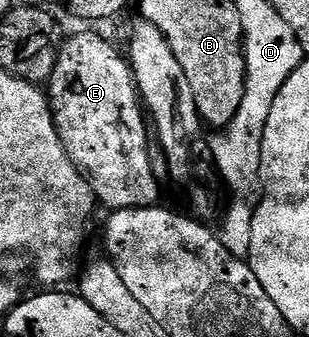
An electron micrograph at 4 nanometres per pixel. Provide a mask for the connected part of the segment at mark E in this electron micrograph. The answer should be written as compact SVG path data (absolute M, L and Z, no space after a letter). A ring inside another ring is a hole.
M85 28L82 34L64 39L55 68L47 83L49 106L53 110L53 123L69 153L69 159L82 171L93 188L94 199L110 211L127 208L156 206L162 183L153 171L154 155L149 154L151 130L147 125L147 114L133 80L133 67L101 34L92 34Z

